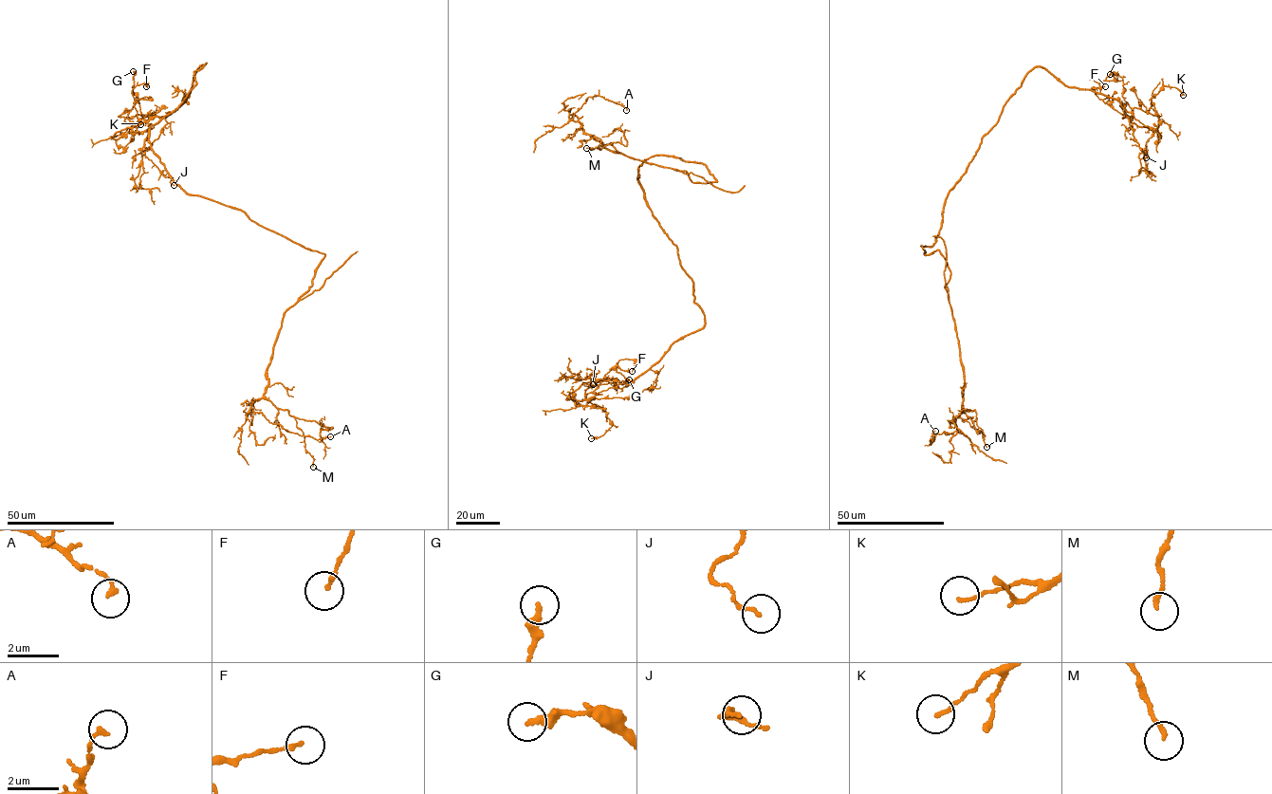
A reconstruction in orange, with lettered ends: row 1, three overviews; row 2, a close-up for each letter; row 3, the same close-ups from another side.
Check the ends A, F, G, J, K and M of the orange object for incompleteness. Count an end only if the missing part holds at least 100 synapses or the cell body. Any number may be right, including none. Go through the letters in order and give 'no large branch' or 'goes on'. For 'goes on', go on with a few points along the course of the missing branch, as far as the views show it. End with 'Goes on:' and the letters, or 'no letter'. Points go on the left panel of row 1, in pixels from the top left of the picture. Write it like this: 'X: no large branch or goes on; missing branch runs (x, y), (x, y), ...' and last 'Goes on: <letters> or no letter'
A: no large branch
F: no large branch
G: no large branch
J: no large branch
K: no large branch
M: no large branch
Goes on: no letter

